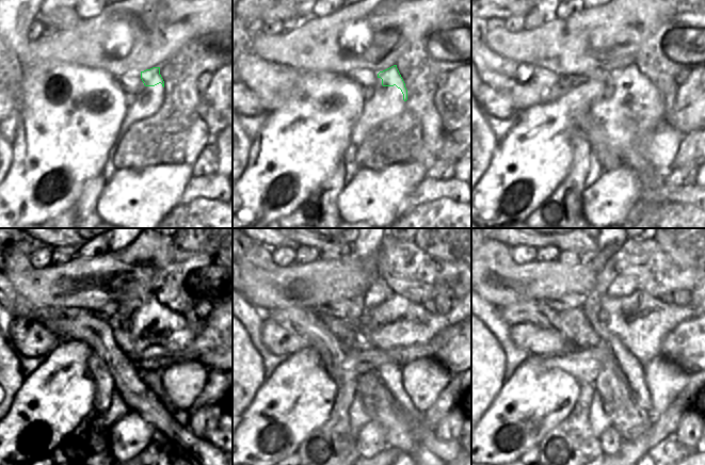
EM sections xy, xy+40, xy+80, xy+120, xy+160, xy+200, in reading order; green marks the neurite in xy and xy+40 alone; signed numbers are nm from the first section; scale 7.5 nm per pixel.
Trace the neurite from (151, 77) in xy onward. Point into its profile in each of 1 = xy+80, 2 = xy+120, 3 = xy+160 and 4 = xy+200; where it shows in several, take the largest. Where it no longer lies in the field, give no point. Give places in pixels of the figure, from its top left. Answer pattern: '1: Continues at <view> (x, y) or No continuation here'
1: Continues at xy+80 (630, 75)
2: Continues at xy+120 (165, 319)
3: Continues at xy+160 (429, 323)
4: Continues at xy+200 (666, 317).

